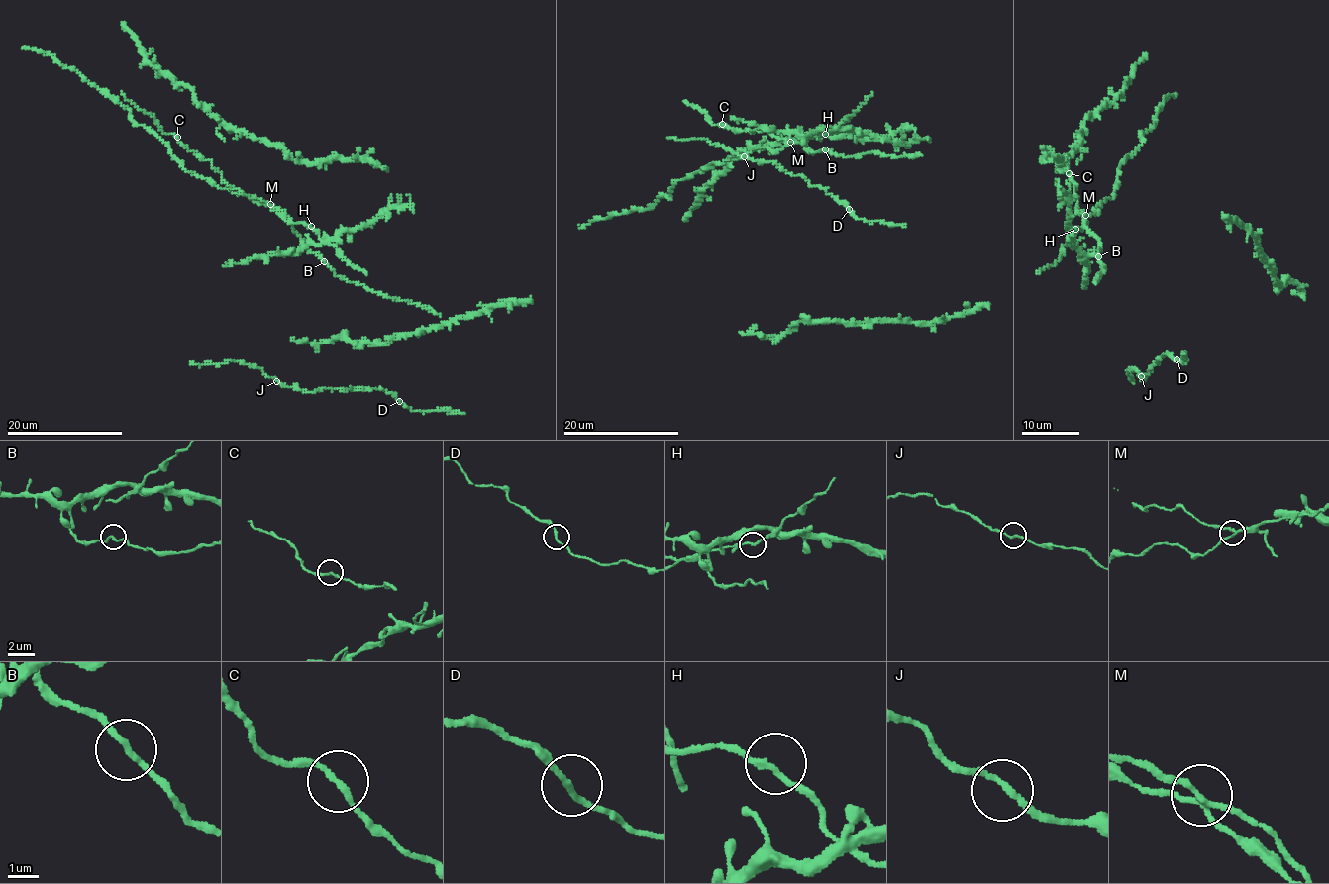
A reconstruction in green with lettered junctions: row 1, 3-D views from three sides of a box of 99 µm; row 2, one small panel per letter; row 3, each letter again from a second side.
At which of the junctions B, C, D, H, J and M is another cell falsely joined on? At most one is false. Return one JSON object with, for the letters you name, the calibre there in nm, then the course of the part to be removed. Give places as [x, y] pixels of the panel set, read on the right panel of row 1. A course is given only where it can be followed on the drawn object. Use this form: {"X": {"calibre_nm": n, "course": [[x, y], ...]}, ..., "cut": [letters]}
{"cut": []}

